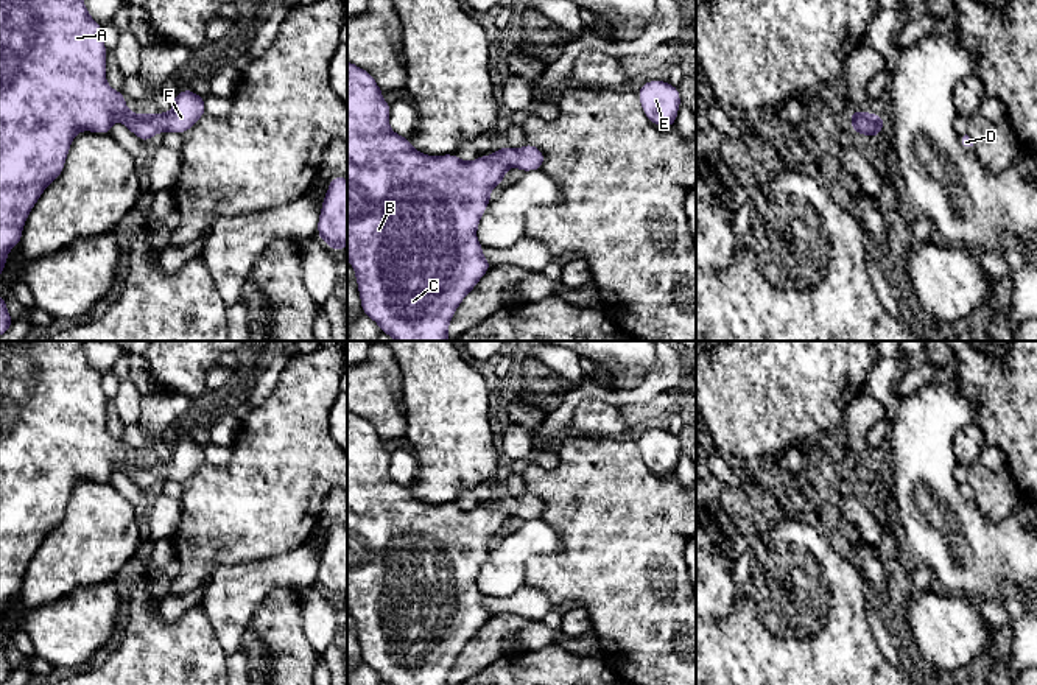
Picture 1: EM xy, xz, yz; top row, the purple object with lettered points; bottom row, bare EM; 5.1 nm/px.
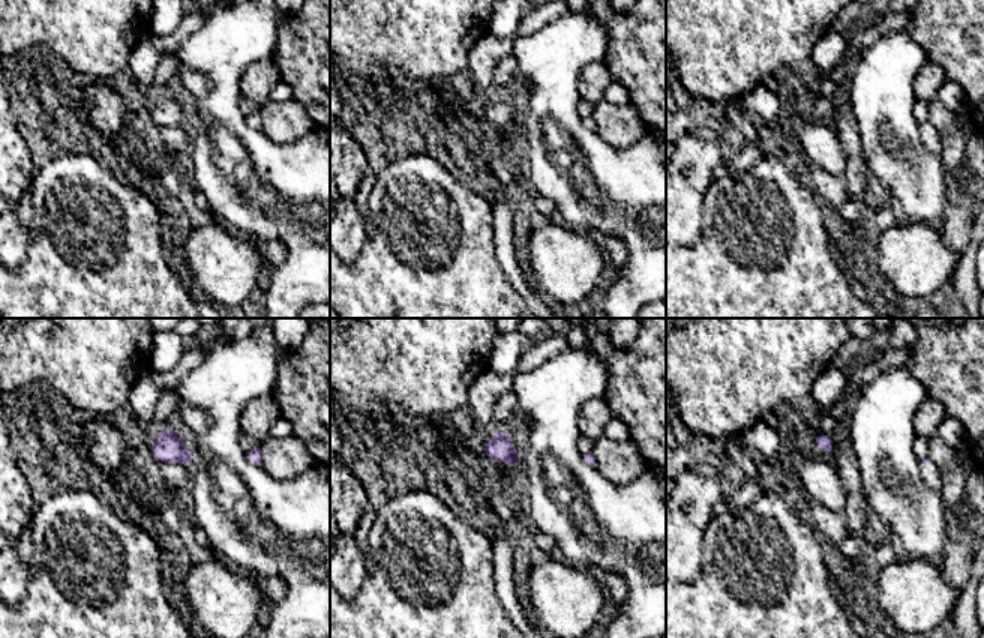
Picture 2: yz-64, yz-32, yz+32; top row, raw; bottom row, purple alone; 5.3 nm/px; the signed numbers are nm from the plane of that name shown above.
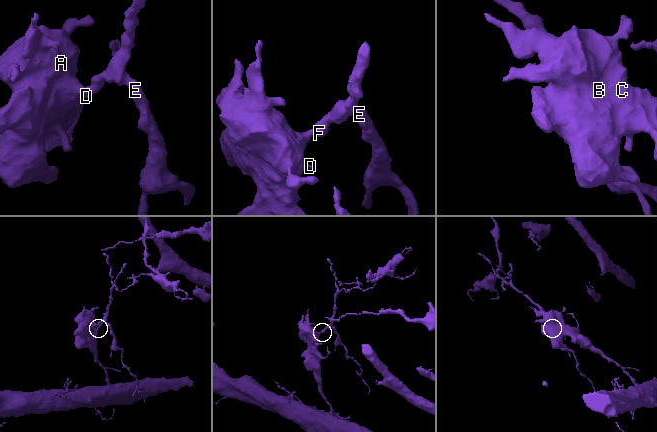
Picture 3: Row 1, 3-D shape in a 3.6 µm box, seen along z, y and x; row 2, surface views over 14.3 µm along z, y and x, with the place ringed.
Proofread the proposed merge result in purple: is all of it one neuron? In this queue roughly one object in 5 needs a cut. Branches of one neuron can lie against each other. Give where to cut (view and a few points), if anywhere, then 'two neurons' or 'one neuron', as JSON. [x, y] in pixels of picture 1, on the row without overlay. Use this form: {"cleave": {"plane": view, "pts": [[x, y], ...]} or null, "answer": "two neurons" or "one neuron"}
{"cleave": null, "answer": "one neuron"}

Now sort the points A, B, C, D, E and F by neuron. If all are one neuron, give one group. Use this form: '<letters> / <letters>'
A B C D E F

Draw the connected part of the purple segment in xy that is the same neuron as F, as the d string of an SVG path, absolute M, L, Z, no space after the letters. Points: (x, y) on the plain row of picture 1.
M0 341L0 627L2 620L6 616L8 601L20 593L25 570L36 554L44 539L61 525L70 494L79 480L111 483L111 476L115 469L120 469L134 484L142 490L148 490L157 481L176 481L184 483L206 462L204 445L184 437L173 447L173 456L167 462L135 462L131 461L125 450L126 445L114 439L106 430L106 405L109 399L101 388L101 372L93 369L84 353L83 341Z

